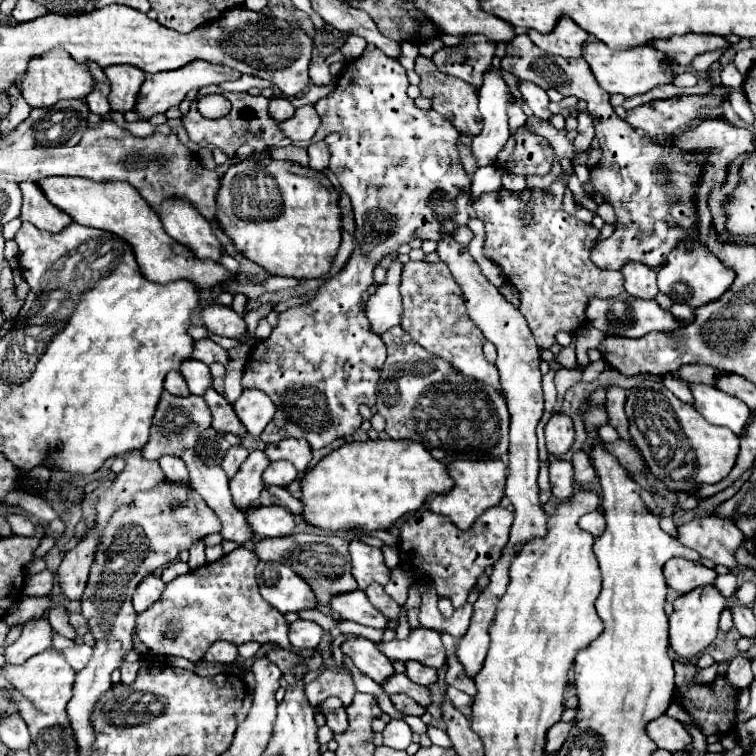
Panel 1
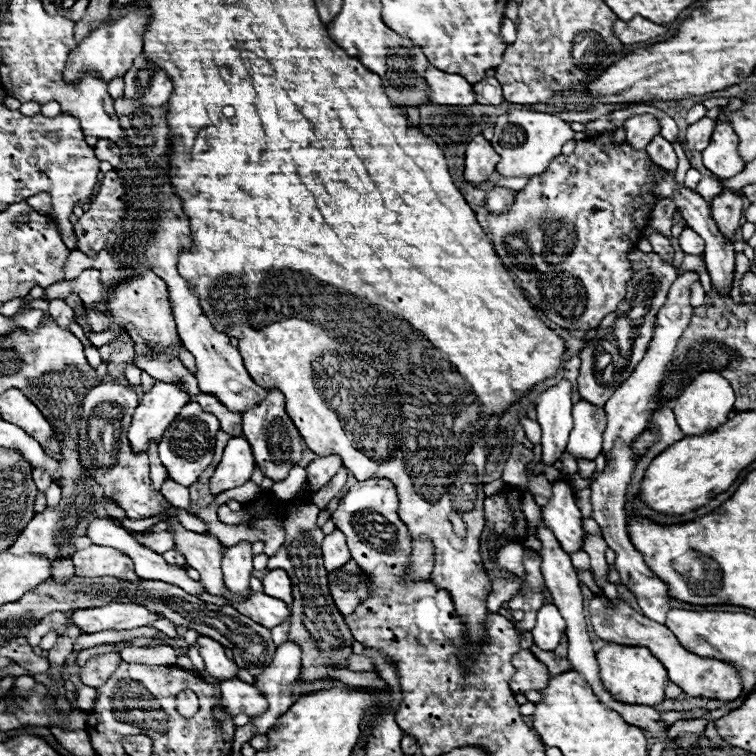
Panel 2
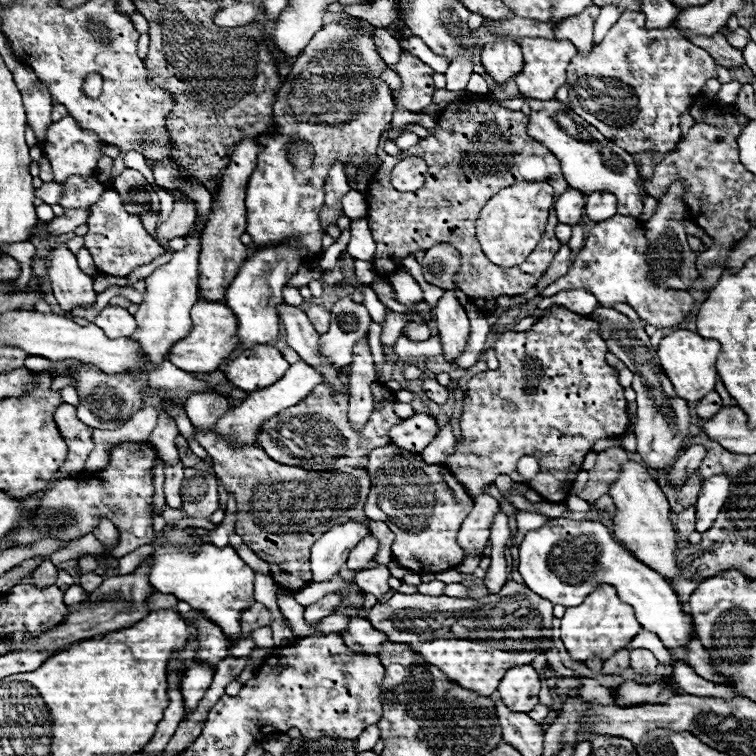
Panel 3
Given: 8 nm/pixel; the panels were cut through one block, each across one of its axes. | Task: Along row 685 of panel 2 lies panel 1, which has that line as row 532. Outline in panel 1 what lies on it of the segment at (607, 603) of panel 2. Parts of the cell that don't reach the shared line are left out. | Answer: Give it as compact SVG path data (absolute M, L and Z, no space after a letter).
M716 516L694 518L678 526L676 540L686 548L696 550L702 558L714 564L736 568L736 552L744 544L744 534L730 524L730 520L720 520Z

